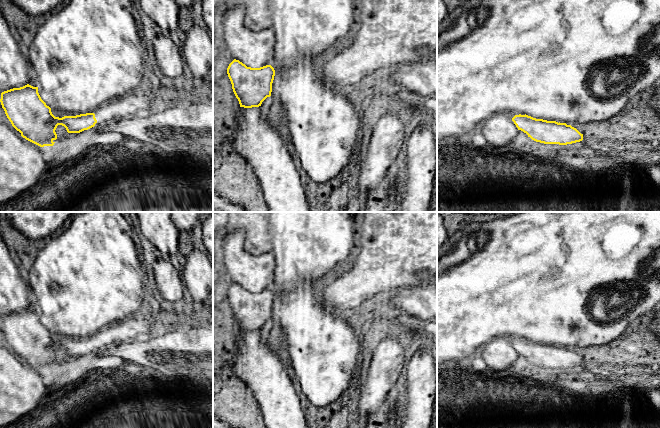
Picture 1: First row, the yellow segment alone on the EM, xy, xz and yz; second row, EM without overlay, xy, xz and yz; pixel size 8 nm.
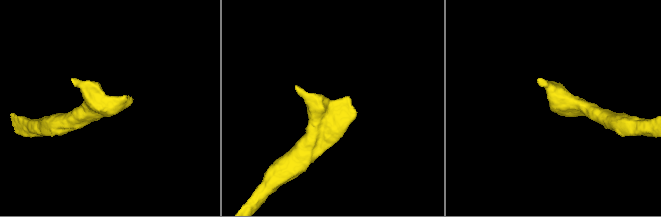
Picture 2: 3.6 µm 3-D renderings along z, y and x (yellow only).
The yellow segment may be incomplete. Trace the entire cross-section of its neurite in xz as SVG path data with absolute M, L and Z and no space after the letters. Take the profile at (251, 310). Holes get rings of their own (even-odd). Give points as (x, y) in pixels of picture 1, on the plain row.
M234 283L227 292L227 298L240 331L259 331L271 320L275 300L271 289L251 292Z

